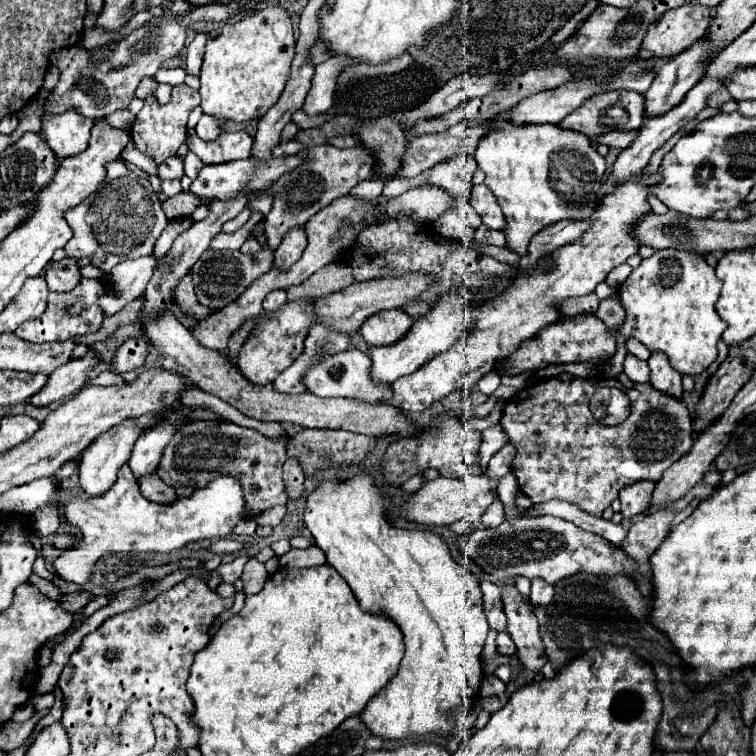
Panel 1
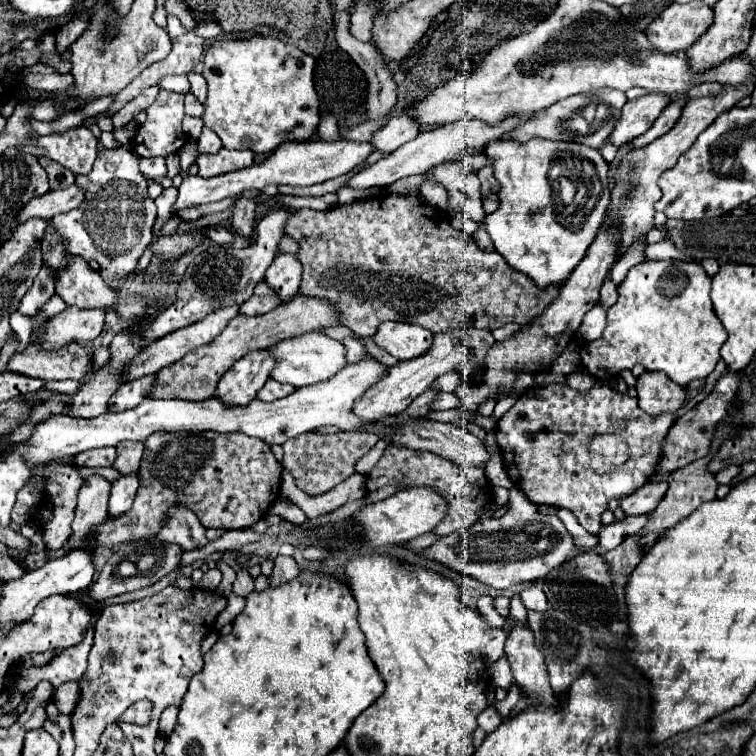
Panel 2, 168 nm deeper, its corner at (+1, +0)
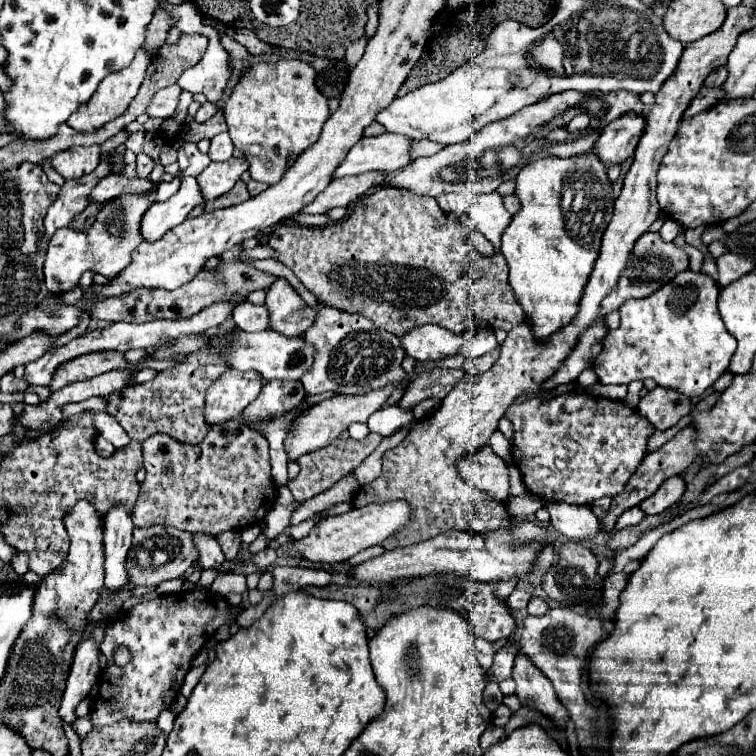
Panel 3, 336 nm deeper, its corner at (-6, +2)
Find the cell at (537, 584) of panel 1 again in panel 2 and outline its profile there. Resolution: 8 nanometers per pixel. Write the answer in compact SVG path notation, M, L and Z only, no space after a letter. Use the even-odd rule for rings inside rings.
M537 584L525 588L519 596L521 596L521 600L523 600L523 604L525 604L527 610L537 610L537 612L547 610L547 598L545 598L543 590Z

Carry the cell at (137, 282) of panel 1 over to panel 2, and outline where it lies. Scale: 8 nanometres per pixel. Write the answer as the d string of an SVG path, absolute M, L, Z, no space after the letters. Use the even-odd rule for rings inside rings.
M65 308L61 314L57 314L45 324L45 334L31 342L39 344L43 350L59 350L71 342L83 344L87 340L95 340L103 330L105 312L105 308Z

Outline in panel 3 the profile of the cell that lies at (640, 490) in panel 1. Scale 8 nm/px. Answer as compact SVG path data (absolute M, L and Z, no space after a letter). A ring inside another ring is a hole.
M672 476L664 480L662 486L650 498L644 500L644 504L640 504L640 510L644 514L660 514L672 504L676 504L682 498L684 490L686 490L686 482L680 476Z

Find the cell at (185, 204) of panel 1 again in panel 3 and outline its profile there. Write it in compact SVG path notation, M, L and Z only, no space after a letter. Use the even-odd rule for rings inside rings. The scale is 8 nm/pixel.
M238 180L238 186L236 186L236 188L232 188L230 192L226 192L226 194L222 194L222 196L218 196L218 198L212 200L212 202L206 202L204 212L214 212L214 210L218 210L218 208L228 208L228 206L246 202L248 198L250 198L250 194L248 194L246 184L244 184L242 180Z

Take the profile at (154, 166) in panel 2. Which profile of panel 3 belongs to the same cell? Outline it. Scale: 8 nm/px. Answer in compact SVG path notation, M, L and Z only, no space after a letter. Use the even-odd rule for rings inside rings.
M138 154L136 164L138 164L138 176L142 178L148 178L150 172L154 170L154 160L148 154Z

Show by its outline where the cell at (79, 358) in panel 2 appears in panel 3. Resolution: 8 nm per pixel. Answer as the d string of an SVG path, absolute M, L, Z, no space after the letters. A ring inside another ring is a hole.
M106 350L106 352L90 352L86 356L76 356L74 360L68 360L66 364L60 364L52 376L50 388L64 388L78 380L88 380L98 374L110 372L112 368L128 368L128 362L124 360L122 352Z

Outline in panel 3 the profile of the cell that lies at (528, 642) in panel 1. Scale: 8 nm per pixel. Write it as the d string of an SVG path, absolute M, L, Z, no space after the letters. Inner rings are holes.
M524 652L516 654L512 678L516 680L516 696L520 698L522 706L540 710L564 726L568 710L556 698L556 692L544 672L540 672L540 668L536 668Z

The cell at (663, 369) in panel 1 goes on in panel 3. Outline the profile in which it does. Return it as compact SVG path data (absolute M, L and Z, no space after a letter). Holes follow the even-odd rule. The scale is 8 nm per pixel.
M656 386L644 398L640 398L638 412L646 416L658 430L674 426L684 414L692 410L690 398L682 396L678 390Z

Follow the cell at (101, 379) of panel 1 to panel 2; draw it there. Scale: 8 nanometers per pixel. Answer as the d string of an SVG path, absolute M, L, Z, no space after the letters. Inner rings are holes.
M76 380L48 381L43 388L52 392L73 394L80 389L81 384L81 381Z

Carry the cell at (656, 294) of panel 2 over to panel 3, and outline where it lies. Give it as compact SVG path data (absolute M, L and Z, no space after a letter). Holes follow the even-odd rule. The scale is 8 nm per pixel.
M682 270L682 272L678 272L676 276L674 276L674 280L670 280L670 282L666 282L666 284L662 284L652 296L646 296L646 298L636 298L636 300L626 300L622 306L620 306L620 328L618 330L612 330L606 338L604 338L604 344L602 344L602 352L596 356L596 360L594 360L594 372L598 374L598 380L602 382L602 384L630 384L632 380L646 380L646 378L652 378L652 380L656 380L656 384L660 384L660 386L666 386L666 388L674 388L674 390L678 390L678 392L682 392L682 394L686 394L686 396L700 396L706 388L710 388L712 384L714 384L714 380L718 378L718 376L722 376L724 372L726 372L726 368L728 368L728 362L730 362L730 358L734 356L734 352L736 352L736 338L732 338L730 336L730 332L726 330L726 326L724 326L724 322L722 322L722 318L720 318L720 314L718 314L718 306L716 306L716 298L718 298L718 284L714 282L714 278L710 278L708 274L704 274L704 272L694 272L694 270Z

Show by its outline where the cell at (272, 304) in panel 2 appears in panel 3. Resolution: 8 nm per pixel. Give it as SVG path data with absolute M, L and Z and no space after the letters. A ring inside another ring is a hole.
M246 300L240 306L236 306L234 322L244 332L262 332L270 324L268 322L268 308L266 308L266 304L252 304Z

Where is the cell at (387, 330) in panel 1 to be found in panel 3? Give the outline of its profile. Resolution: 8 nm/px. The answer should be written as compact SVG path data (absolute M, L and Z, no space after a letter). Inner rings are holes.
M424 324L408 330L400 336L400 342L406 356L420 362L430 362L454 356L462 344L462 336L456 336L440 326Z

